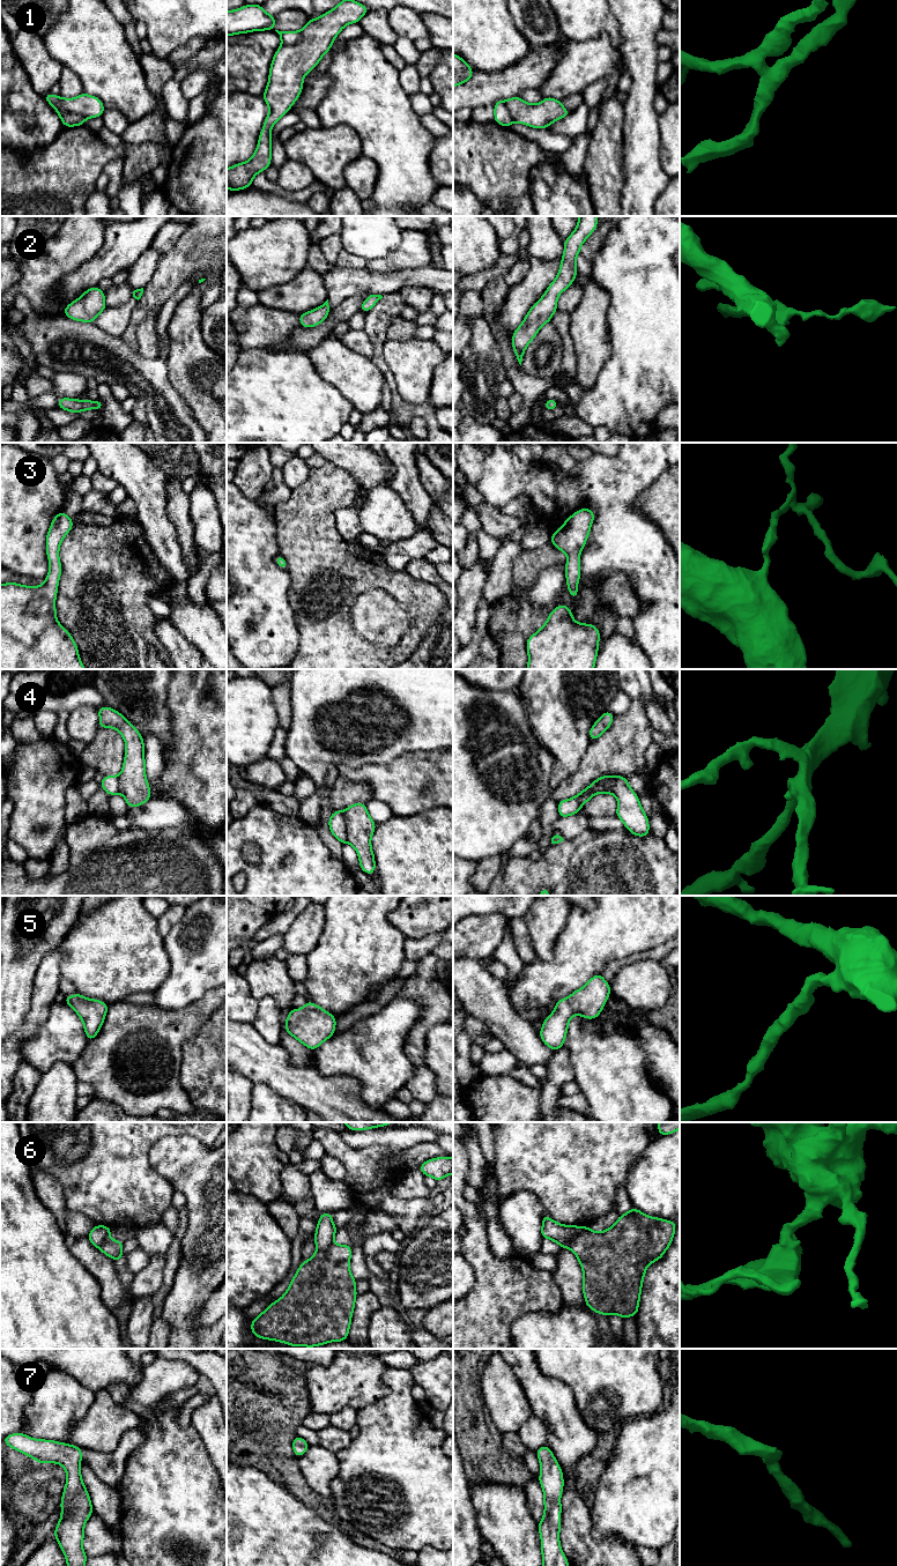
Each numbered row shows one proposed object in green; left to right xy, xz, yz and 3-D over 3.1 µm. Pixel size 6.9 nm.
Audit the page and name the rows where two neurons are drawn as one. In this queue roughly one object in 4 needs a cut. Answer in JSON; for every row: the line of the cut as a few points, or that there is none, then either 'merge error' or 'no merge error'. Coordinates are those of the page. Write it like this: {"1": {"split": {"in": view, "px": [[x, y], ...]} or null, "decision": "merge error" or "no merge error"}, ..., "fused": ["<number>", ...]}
{"1": {"split": {"in": "xy", "px": [[60, 99], [60, 106], [65, 111], [78, 113], [84, 119]]}, "decision": "merge error"}, "2": {"split": null, "decision": "no merge error"}, "3": {"split": null, "decision": "no merge error"}, "4": {"split": {"in": "xz", "px": [[343, 811], [347, 841]]}, "decision": "merge error"}, "5": {"split": null, "decision": "no merge error"}, "6": {"split": {"in": "yz", "px": [[584, 1226], [564, 1247]]}, "decision": "merge error"}, "7": {"split": null, "decision": "no merge error"}, "fused": ["1", "4", "6"]}

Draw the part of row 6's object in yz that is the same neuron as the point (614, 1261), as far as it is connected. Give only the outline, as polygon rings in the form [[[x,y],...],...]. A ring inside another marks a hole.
[[[635,1207],[618,1216],[616,1223],[602,1232],[584,1226],[565,1248],[574,1253],[581,1266],[583,1293],[587,1307],[606,1316],[637,1316],[646,1269],[669,1248],[675,1227],[676,1222],[650,1217]]]

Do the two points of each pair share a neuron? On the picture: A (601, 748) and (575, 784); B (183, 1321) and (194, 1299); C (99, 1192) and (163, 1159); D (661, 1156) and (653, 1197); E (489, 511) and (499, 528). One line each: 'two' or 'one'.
A: one
B: one
C: two
D: one
E: one

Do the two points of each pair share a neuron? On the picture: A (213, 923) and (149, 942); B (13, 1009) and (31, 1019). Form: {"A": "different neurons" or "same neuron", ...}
{"A": "different neurons", "B": "different neurons"}

